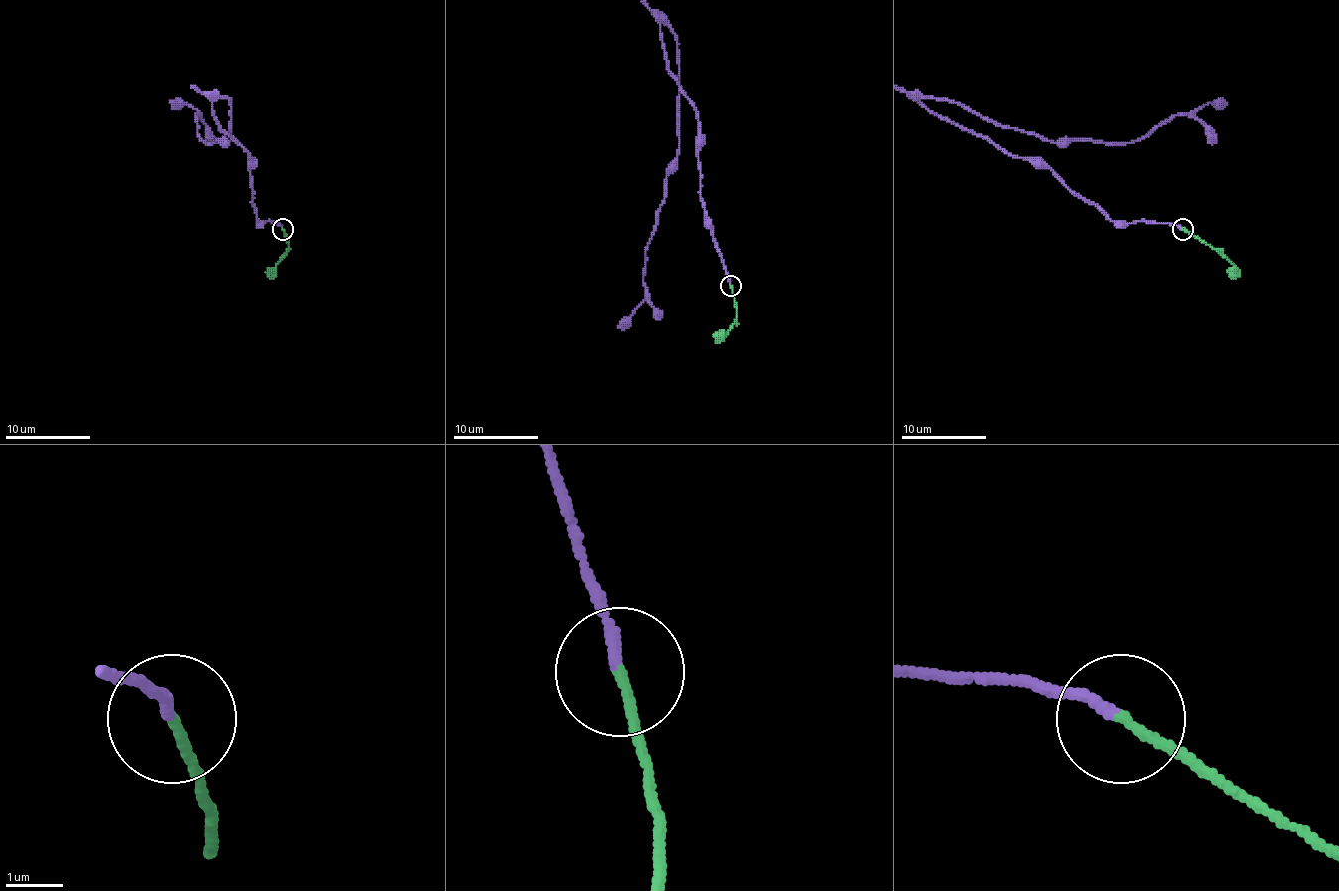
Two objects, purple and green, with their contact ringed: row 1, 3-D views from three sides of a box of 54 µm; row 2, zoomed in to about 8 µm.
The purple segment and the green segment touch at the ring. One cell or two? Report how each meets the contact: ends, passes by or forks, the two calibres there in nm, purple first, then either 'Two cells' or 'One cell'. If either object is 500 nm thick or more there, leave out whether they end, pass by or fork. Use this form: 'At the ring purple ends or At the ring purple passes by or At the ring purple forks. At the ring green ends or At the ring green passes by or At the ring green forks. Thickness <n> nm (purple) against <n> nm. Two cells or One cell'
At the ring purple ends. At the ring green ends. Thickness 190 nm (purple) against 160 nm. One cell

